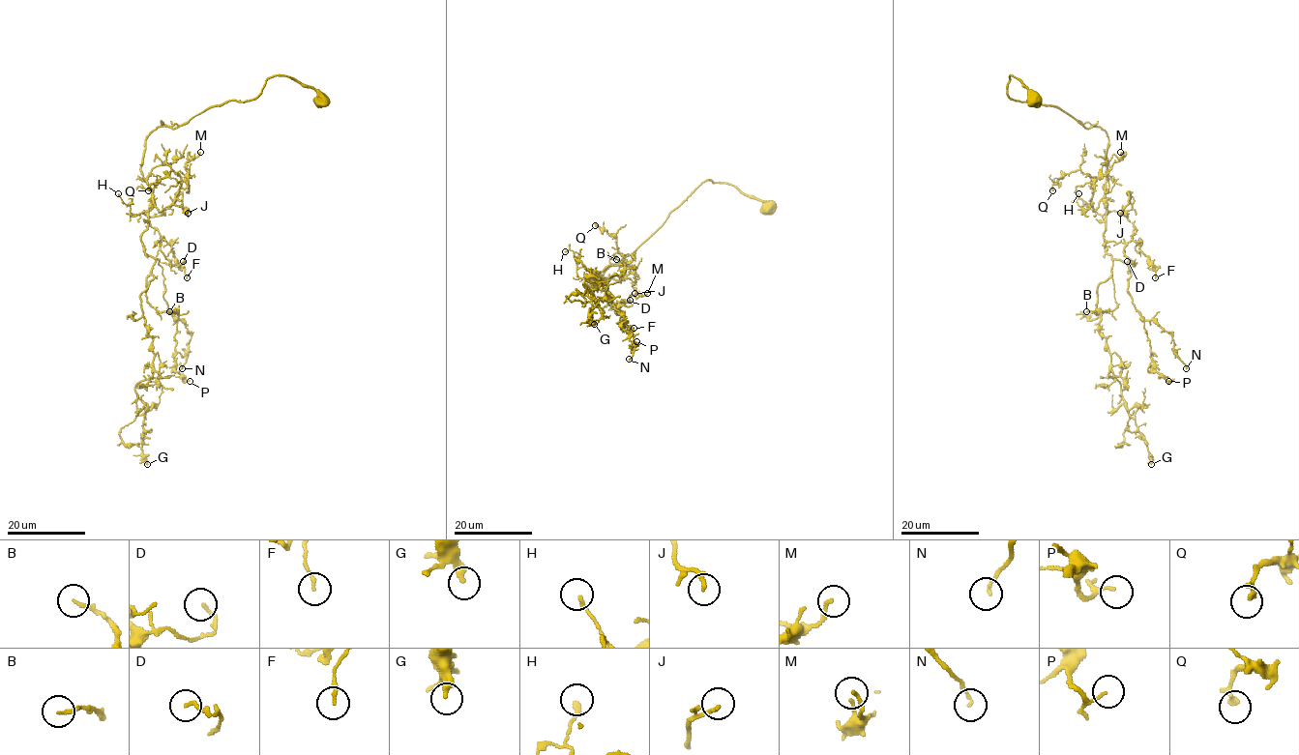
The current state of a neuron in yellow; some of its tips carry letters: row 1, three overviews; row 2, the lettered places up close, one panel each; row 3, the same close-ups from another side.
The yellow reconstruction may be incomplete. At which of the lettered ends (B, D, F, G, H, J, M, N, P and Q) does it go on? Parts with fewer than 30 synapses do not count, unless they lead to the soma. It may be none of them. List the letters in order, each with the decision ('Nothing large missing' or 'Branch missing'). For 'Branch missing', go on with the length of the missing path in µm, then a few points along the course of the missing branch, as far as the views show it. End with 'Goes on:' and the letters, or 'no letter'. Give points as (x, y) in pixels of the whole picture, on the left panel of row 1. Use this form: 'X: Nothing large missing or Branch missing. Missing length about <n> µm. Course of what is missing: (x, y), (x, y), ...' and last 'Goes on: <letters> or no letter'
B: Nothing large missing
D: Nothing large missing
F: Nothing large missing
G: Nothing large missing
H: Nothing large missing
J: Nothing large missing
M: Nothing large missing
N: Nothing large missing
P: Nothing large missing
Q: Nothing large missing
Goes on: no letter

